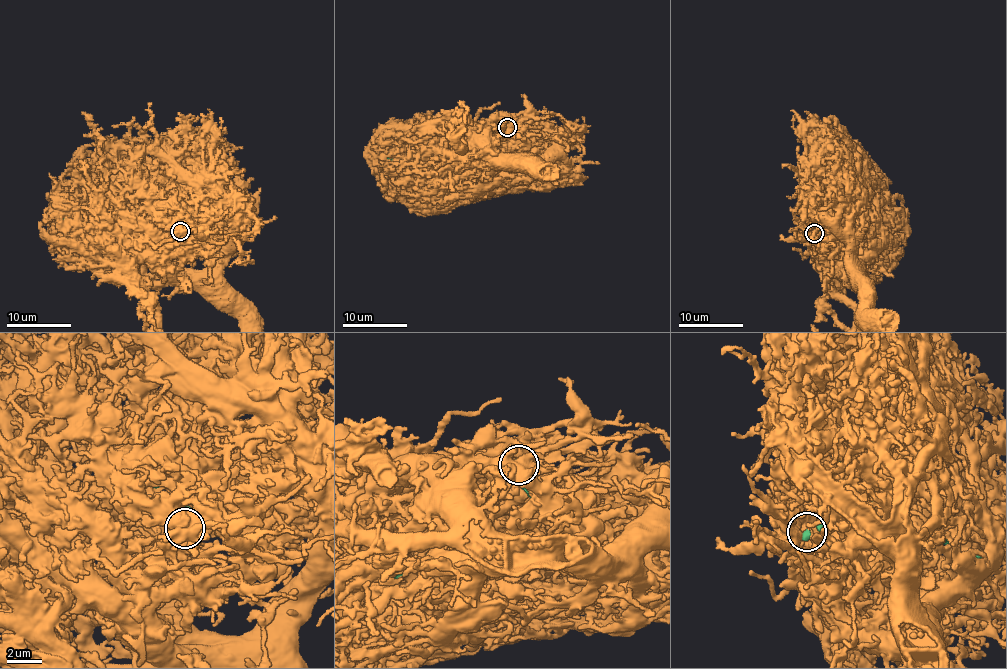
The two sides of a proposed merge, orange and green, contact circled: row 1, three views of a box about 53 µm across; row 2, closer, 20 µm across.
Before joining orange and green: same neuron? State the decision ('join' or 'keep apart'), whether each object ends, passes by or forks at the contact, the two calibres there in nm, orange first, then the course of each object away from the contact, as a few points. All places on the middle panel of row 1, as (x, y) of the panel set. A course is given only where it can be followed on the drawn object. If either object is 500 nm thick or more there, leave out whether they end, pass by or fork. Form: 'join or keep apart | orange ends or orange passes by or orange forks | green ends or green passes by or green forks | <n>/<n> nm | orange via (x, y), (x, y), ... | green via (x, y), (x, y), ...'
keep apart | orange ends | green ends | 340/440 nm

